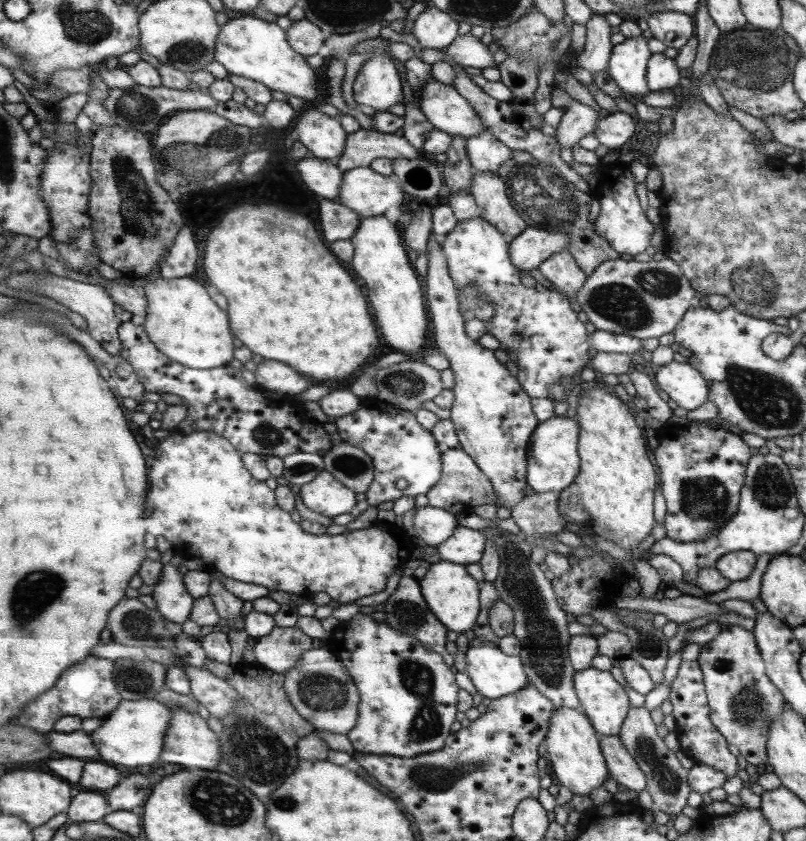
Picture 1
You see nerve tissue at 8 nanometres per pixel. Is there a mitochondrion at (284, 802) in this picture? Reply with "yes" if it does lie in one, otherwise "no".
yes

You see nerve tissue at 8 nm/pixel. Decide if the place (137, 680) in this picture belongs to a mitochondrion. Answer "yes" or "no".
yes

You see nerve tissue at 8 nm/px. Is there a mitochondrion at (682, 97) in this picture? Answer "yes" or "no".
no

